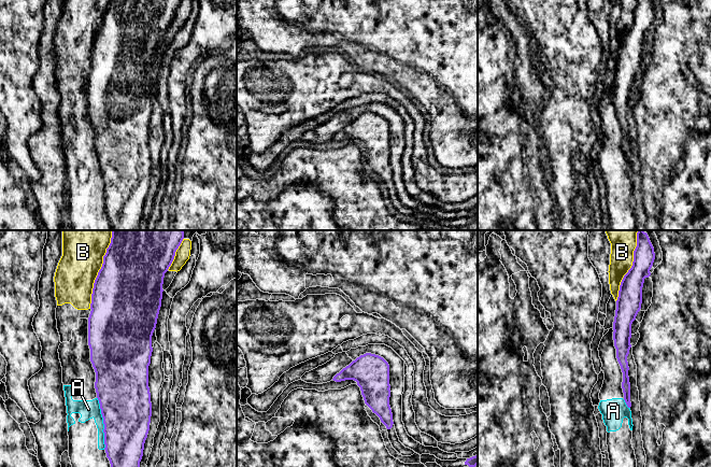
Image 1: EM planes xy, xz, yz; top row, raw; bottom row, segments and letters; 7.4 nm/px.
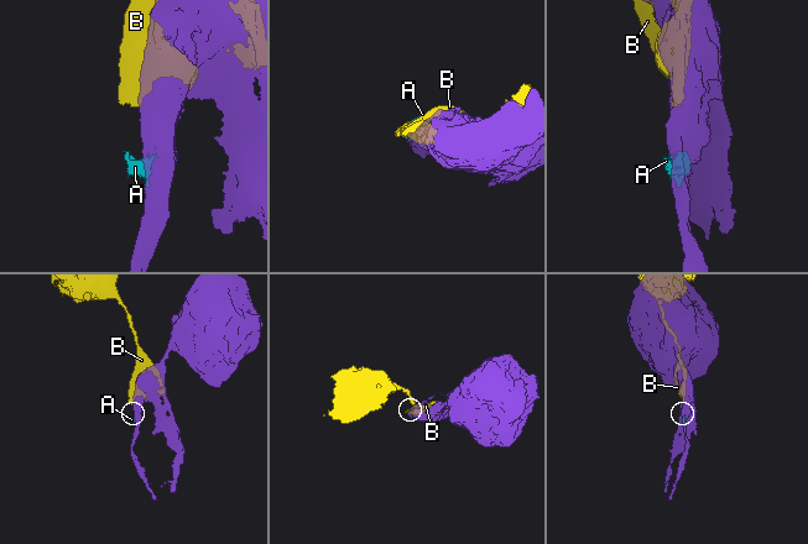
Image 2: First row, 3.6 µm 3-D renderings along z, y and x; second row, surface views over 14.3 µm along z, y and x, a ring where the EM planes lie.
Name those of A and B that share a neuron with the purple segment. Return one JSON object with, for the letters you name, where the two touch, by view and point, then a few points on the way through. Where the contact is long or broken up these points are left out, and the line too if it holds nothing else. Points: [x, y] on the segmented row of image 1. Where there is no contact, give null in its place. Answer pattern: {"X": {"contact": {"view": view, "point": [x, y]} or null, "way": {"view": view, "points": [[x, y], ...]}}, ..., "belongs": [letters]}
{"belongs": []}

